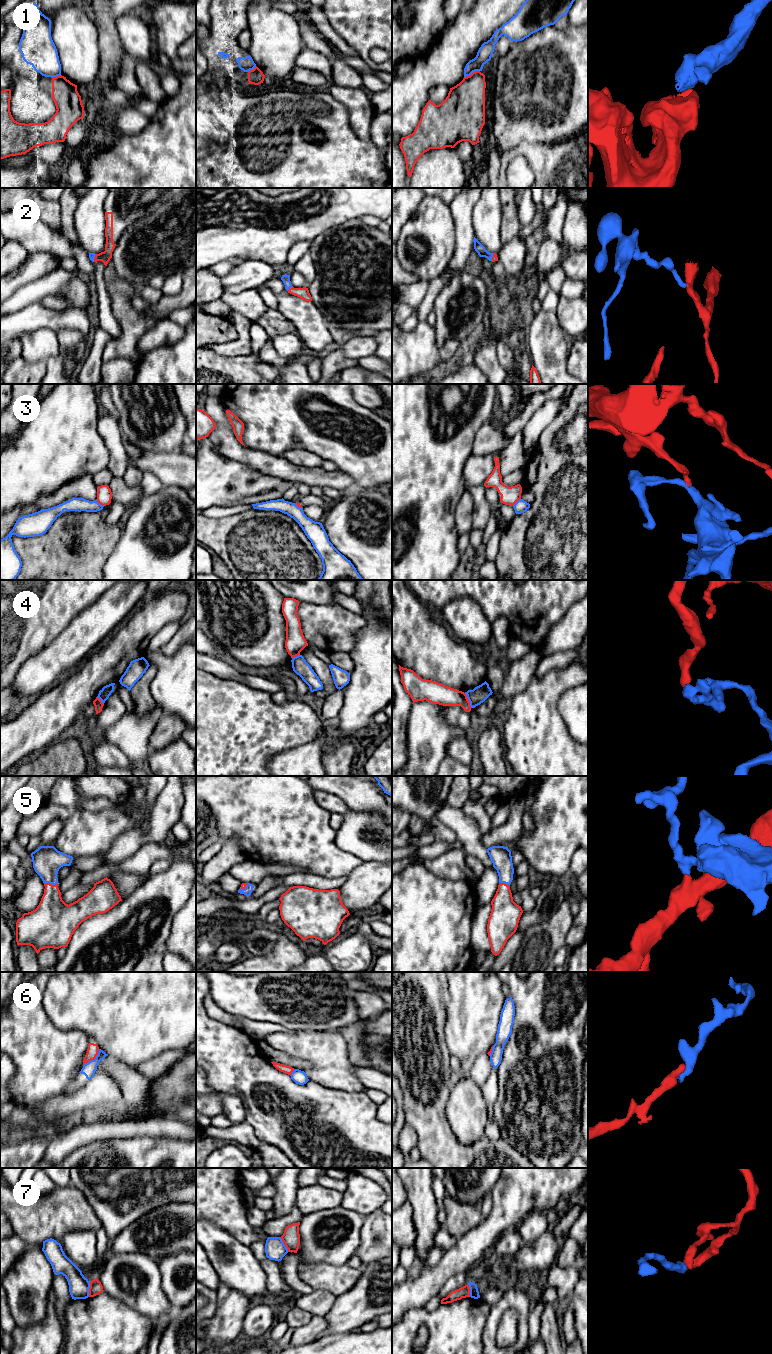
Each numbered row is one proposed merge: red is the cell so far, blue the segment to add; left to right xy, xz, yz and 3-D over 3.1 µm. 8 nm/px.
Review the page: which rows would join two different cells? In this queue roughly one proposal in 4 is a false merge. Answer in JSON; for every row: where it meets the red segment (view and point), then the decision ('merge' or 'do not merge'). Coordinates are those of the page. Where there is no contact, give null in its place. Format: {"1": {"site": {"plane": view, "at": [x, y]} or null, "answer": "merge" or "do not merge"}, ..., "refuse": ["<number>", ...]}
{"1": {"site": {"plane": "yz", "at": [472, 73]}, "answer": "do not merge"}, "2": {"site": {"plane": "xz", "at": [290, 288]}, "answer": "merge"}, "3": {"site": {"plane": "xy", "at": [99, 503]}, "answer": "do not merge"}, "4": {"site": {"plane": "yz", "at": [468, 700]}, "answer": "do not merge"}, "5": {"site": {"plane": "xy", "at": [50, 884]}, "answer": "merge"}, "6": {"site": {"plane": "xy", "at": [93, 1059]}, "answer": "do not merge"}, "7": {"site": {"plane": "xy", "at": [89, 1289]}, "answer": "do not merge"}, "refuse": ["1", "3", "4", "6", "7"]}

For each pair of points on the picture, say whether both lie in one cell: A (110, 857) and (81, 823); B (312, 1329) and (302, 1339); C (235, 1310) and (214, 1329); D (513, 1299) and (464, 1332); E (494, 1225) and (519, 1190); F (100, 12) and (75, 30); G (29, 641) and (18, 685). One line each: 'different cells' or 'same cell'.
A: different cells
B: same cell
C: same cell
D: different cells
E: same cell
F: different cells
G: different cells

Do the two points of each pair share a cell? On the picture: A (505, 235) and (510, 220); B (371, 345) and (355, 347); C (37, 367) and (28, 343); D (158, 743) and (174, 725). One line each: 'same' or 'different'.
A: same
B: same
C: different
D: same

